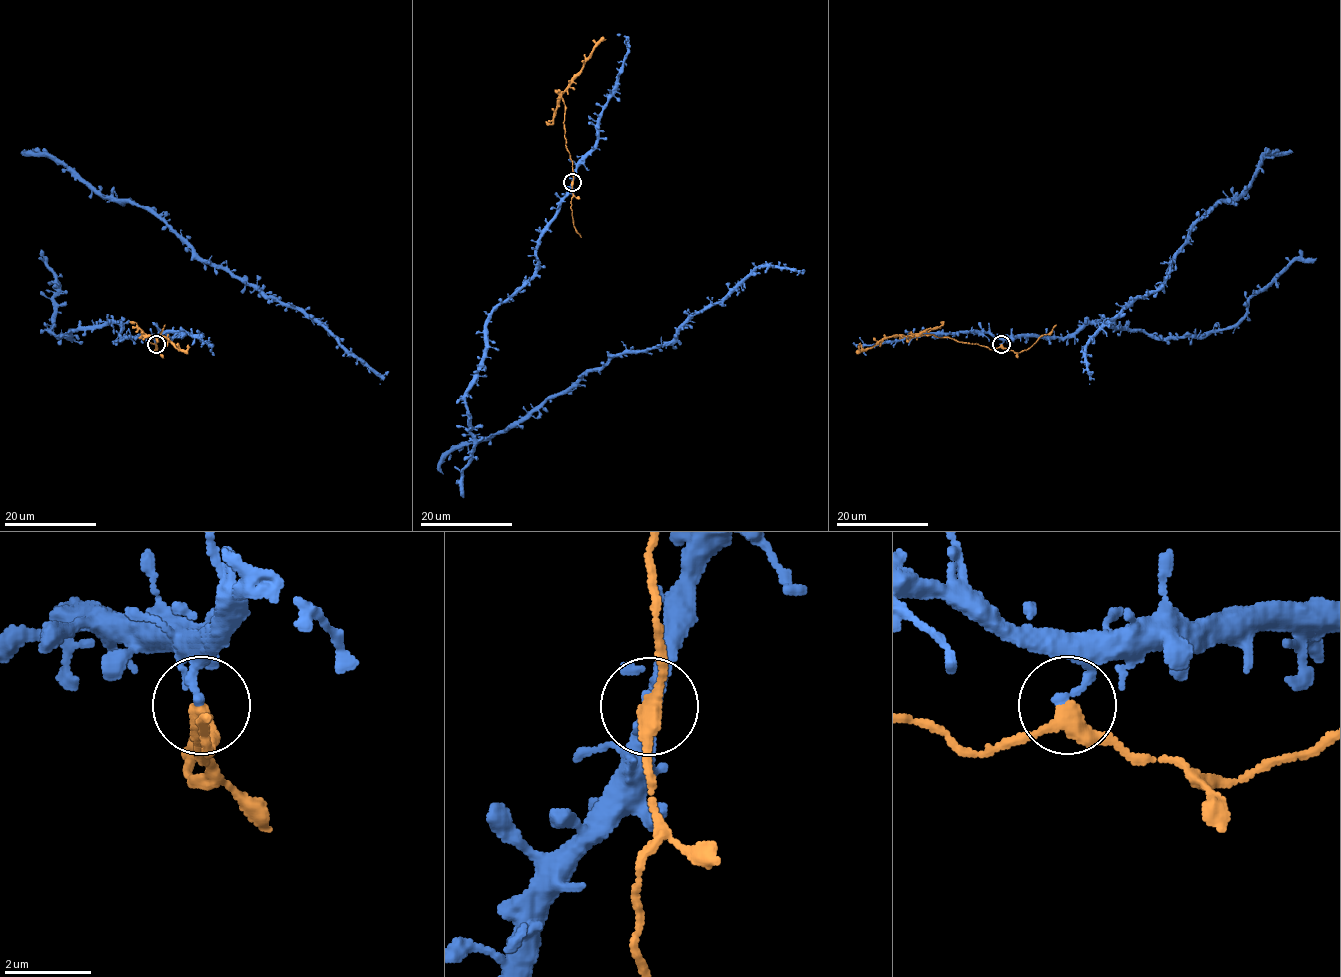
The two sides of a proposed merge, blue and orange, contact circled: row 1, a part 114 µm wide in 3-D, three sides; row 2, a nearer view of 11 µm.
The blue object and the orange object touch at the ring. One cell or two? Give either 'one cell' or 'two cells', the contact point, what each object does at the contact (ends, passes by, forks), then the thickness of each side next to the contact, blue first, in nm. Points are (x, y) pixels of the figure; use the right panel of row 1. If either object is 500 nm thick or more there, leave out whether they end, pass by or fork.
two cells; place (1001, 344); blue ends; orange passes by; calibres 190 and 340 nm

